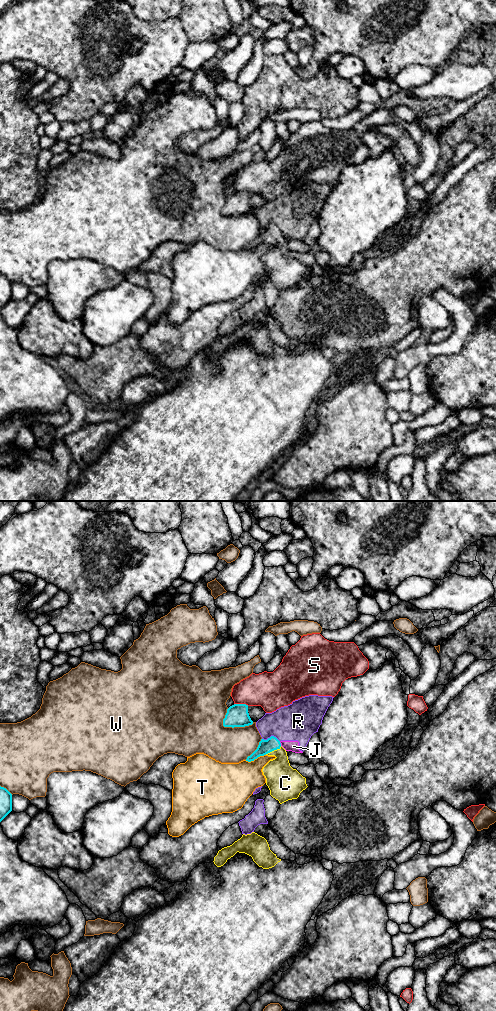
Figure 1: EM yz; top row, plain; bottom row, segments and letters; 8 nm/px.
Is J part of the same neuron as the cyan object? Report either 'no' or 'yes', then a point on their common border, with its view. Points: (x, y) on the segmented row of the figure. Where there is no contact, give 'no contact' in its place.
no | yz (280, 744)

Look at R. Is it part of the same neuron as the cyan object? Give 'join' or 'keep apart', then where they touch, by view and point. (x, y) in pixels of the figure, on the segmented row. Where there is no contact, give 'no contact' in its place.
keep apart; contact yz (271, 736)

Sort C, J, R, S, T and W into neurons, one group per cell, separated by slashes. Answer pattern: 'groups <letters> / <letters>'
groups C / J R / S / T / W

